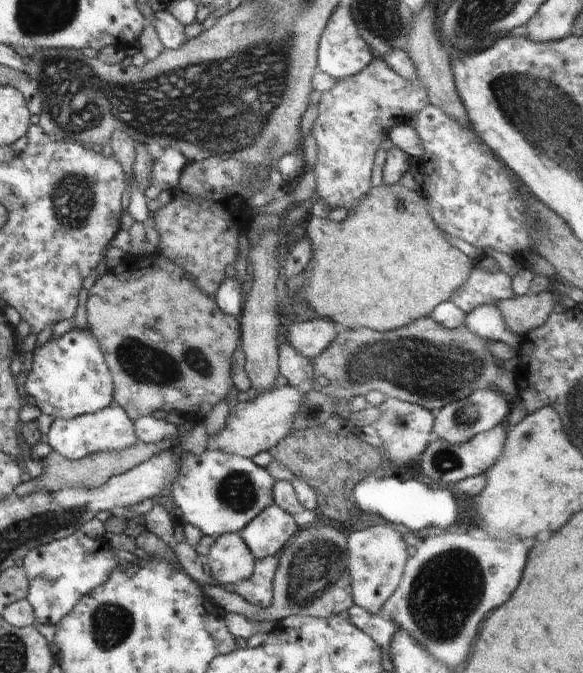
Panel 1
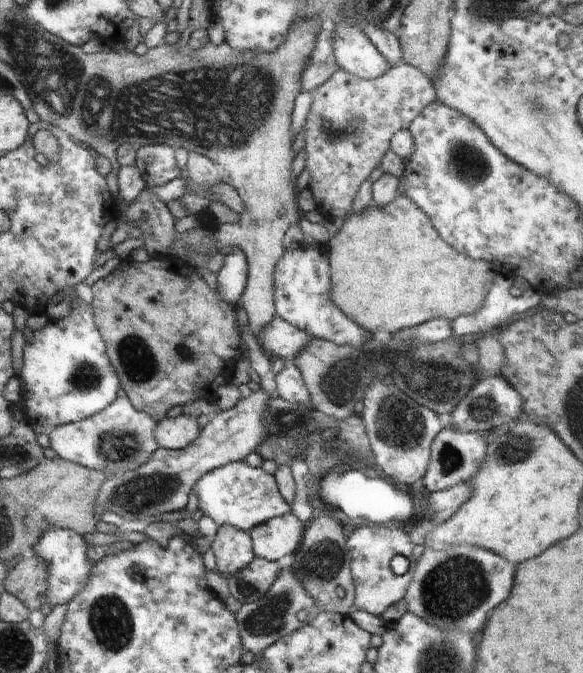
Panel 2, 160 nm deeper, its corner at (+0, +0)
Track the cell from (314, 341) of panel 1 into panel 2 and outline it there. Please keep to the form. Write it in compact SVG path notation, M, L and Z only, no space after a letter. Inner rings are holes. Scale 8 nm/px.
M278 316L270 320L267 327L262 327L261 335L257 336L262 351L271 359L293 359L311 343L311 338L306 331L288 324Z

